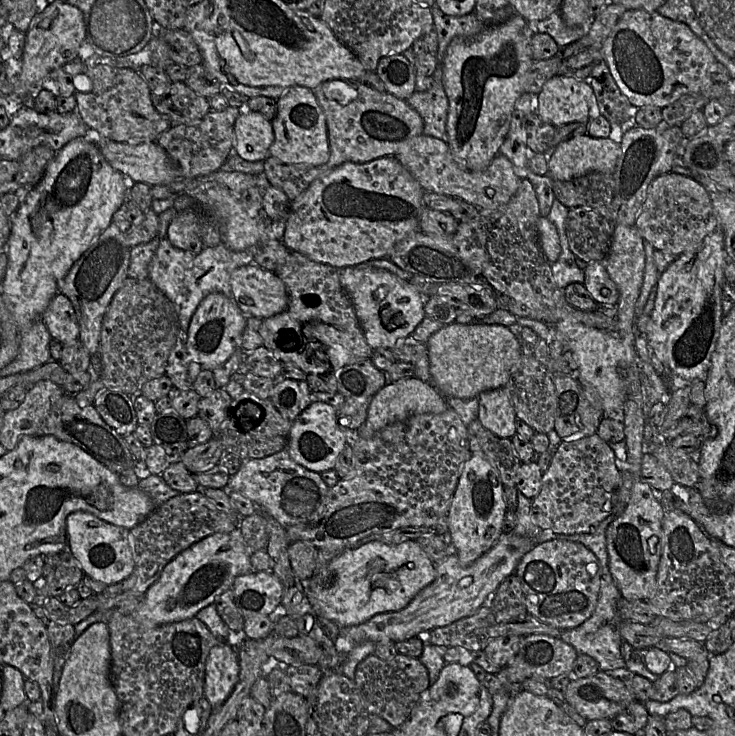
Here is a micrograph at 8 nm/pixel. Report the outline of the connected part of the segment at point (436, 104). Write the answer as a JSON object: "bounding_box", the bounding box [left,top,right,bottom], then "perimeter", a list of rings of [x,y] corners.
{"bounding_box":[406,41,451,143],"perimeter":[[[445,41],[441,54],[441,65],[432,75],[433,84],[431,88],[424,92],[414,92],[406,102],[419,113],[423,119],[423,135],[439,139],[447,143],[446,123],[448,118],[448,98],[442,83],[442,65],[446,50],[451,41]]]}

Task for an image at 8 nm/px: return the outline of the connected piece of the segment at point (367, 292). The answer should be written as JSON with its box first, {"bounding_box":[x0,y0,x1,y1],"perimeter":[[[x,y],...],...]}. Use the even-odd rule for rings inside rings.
{"bounding_box":[339,264,426,350],"perimeter":[[[362,264],[347,266],[339,270],[339,278],[342,287],[352,301],[365,339],[373,350],[377,348],[392,349],[398,342],[411,336],[426,316],[425,298],[421,293],[410,282],[385,269],[368,267]]]}

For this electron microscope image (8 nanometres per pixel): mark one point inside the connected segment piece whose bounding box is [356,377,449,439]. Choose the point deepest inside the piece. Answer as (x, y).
(397, 401)

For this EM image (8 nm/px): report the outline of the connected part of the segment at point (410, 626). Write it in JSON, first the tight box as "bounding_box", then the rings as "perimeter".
{"bounding_box":[341,534,535,646],"perimeter":[[[503,534],[496,544],[484,555],[479,557],[469,566],[463,566],[457,555],[449,555],[436,564],[435,580],[421,590],[411,602],[402,610],[394,612],[380,613],[364,623],[341,627],[341,637],[345,637],[350,641],[351,646],[355,646],[365,641],[379,642],[400,642],[408,640],[412,637],[421,638],[434,628],[448,626],[461,618],[465,618],[475,614],[496,592],[501,582],[508,576],[515,573],[515,570],[522,557],[532,549],[535,542],[532,538],[525,538],[519,535]]]}

